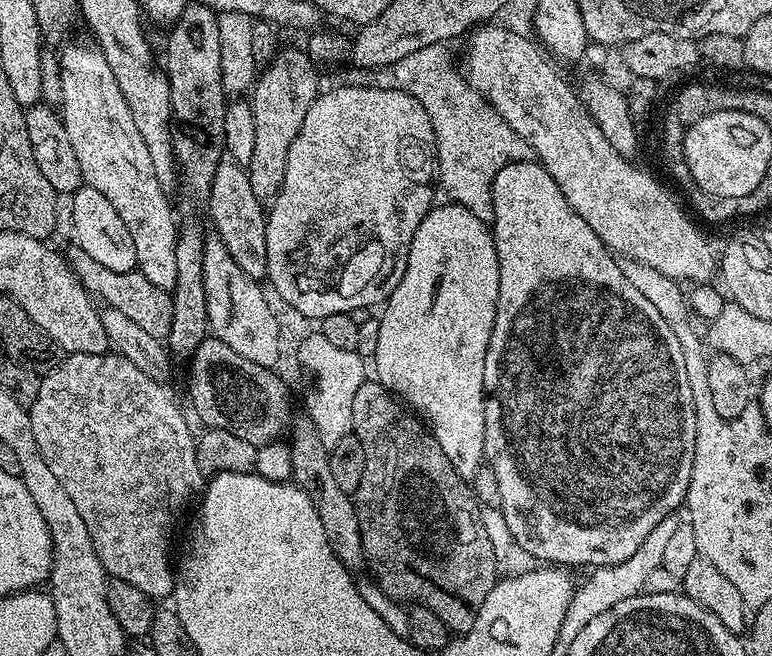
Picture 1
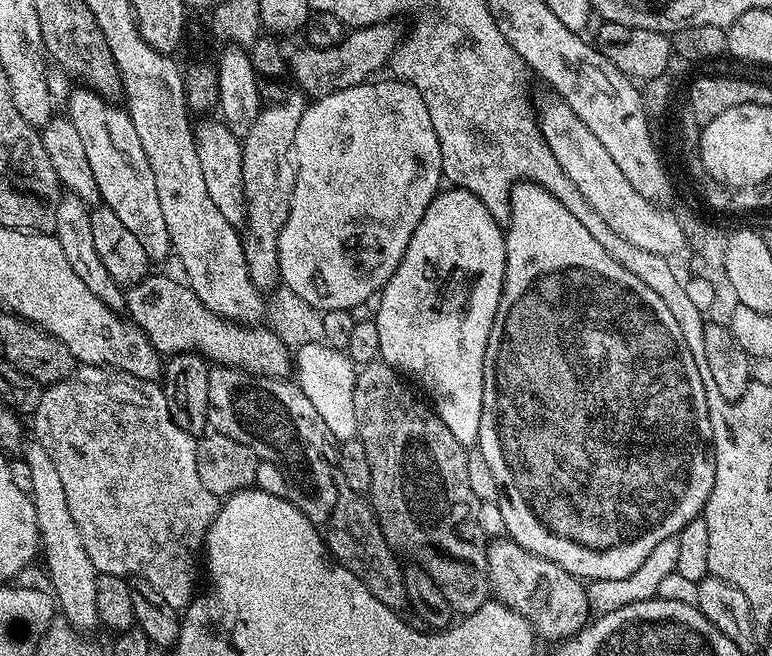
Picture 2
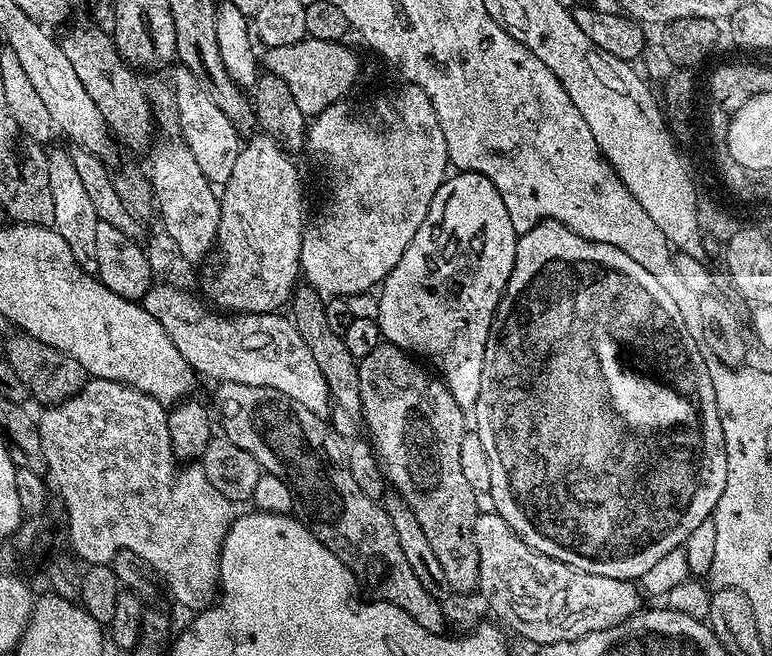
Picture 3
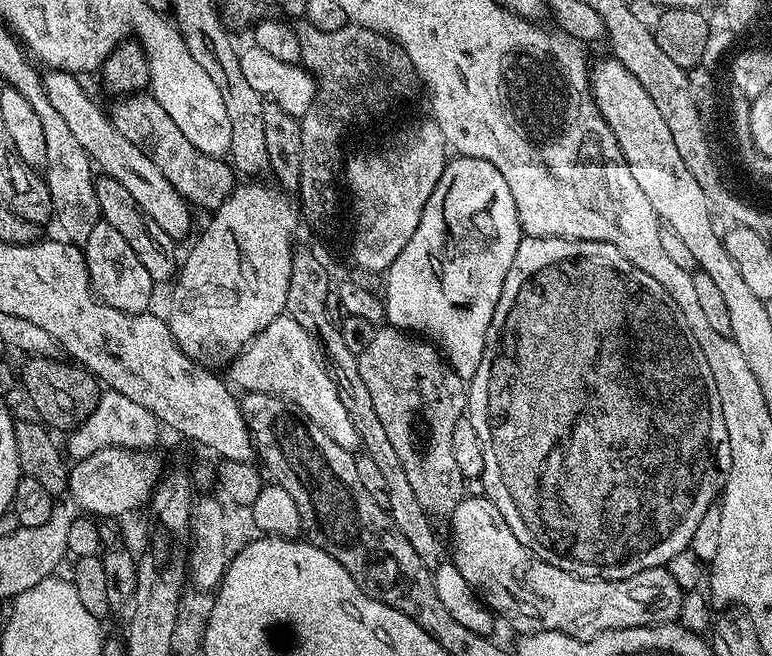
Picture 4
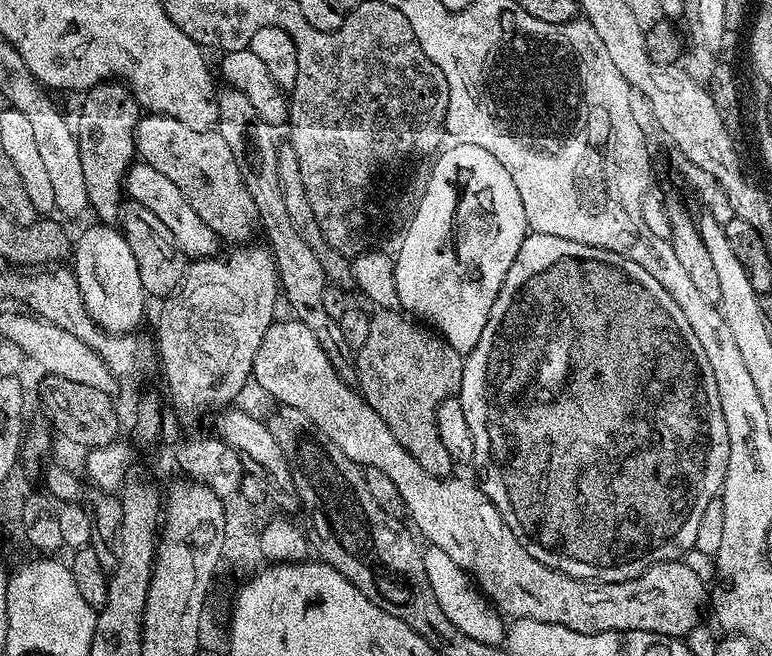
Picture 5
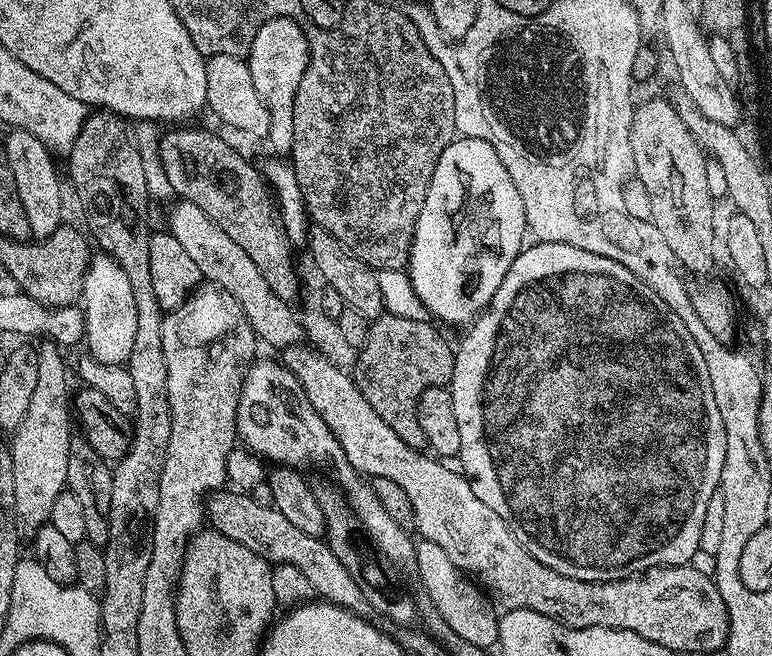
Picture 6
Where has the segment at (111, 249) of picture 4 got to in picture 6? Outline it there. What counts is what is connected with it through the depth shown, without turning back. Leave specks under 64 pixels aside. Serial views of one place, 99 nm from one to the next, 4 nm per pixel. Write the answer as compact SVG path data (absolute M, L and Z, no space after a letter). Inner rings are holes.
M101 252L93 255L83 280L80 302L84 310L84 344L87 353L100 363L125 365L134 346L138 312L130 278L112 256Z

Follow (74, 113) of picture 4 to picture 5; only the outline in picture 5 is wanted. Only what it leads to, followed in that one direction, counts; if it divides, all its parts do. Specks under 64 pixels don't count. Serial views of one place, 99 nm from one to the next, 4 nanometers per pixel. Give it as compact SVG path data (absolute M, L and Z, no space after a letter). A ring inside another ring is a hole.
M136 162L128 169L124 186L127 195L135 203L146 206L146 210L150 210L150 214L155 214L162 221L162 226L166 226L166 230L174 234L174 242L178 242L185 257L212 258L221 251L220 237L214 234L214 230L210 230L210 226L206 226L206 222L202 222L202 218L198 218L198 214L194 214L194 206L186 202L186 194L182 194L182 190L178 190L178 186L174 186L174 182L166 178L166 174L154 170L154 166Z

